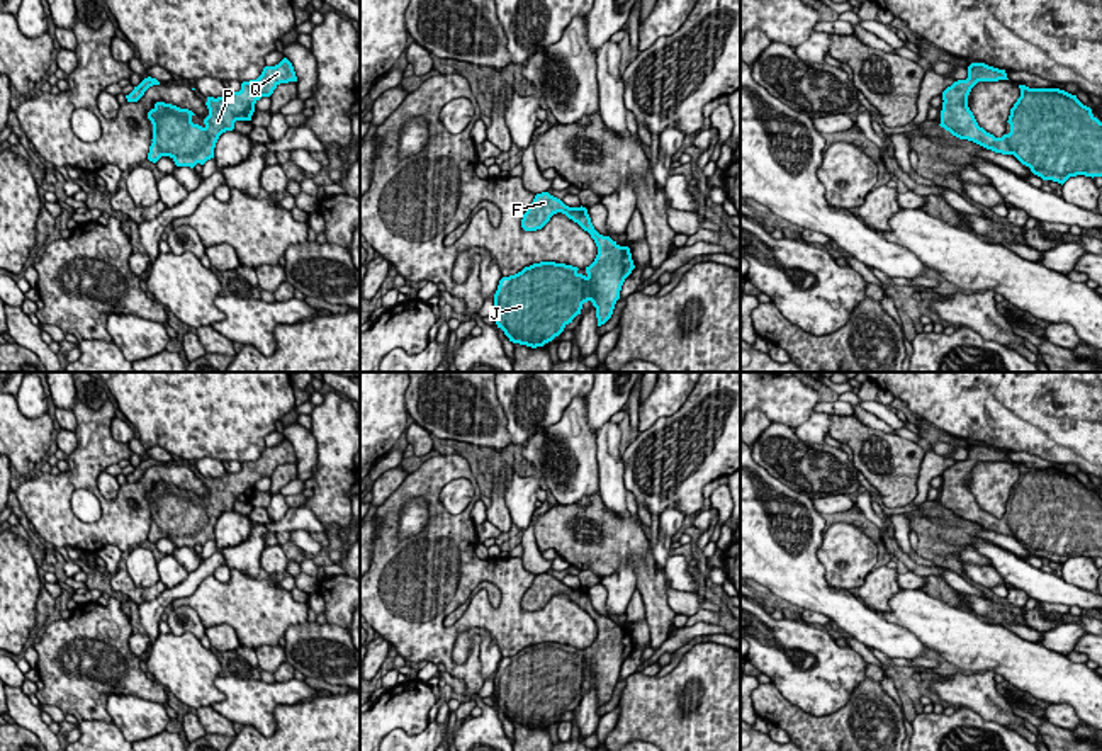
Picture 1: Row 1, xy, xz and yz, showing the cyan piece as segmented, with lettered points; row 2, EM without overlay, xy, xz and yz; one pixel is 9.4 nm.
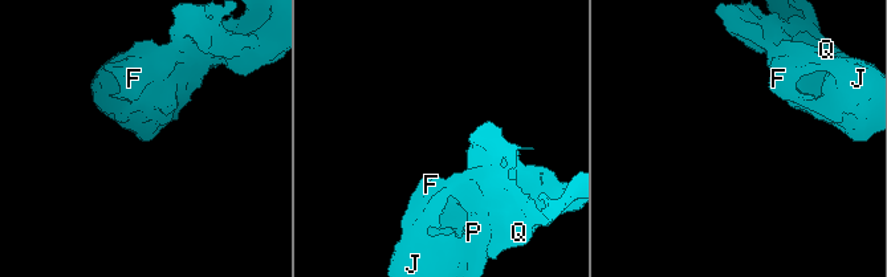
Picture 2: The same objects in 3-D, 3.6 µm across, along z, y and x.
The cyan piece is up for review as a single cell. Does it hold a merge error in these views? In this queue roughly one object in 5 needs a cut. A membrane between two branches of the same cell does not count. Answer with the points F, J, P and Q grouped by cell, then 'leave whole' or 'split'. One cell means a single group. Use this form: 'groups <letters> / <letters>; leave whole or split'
groups F J P Q; leave whole

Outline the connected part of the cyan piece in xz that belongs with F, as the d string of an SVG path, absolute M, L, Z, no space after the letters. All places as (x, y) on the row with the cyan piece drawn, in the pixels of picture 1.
M548 192L535 195L523 214L521 228L542 229L557 212L591 234L598 255L584 275L572 265L540 262L499 280L492 319L509 342L531 348L559 336L588 301L596 308L598 326L604 325L613 314L625 279L635 268L630 248L599 234L586 207L569 207Z

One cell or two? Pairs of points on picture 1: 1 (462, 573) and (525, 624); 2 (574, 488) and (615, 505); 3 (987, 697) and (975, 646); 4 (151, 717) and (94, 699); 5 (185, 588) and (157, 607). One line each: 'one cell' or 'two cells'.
1: one cell
2: two cells
3: two cells
4: two cells
5: one cell

